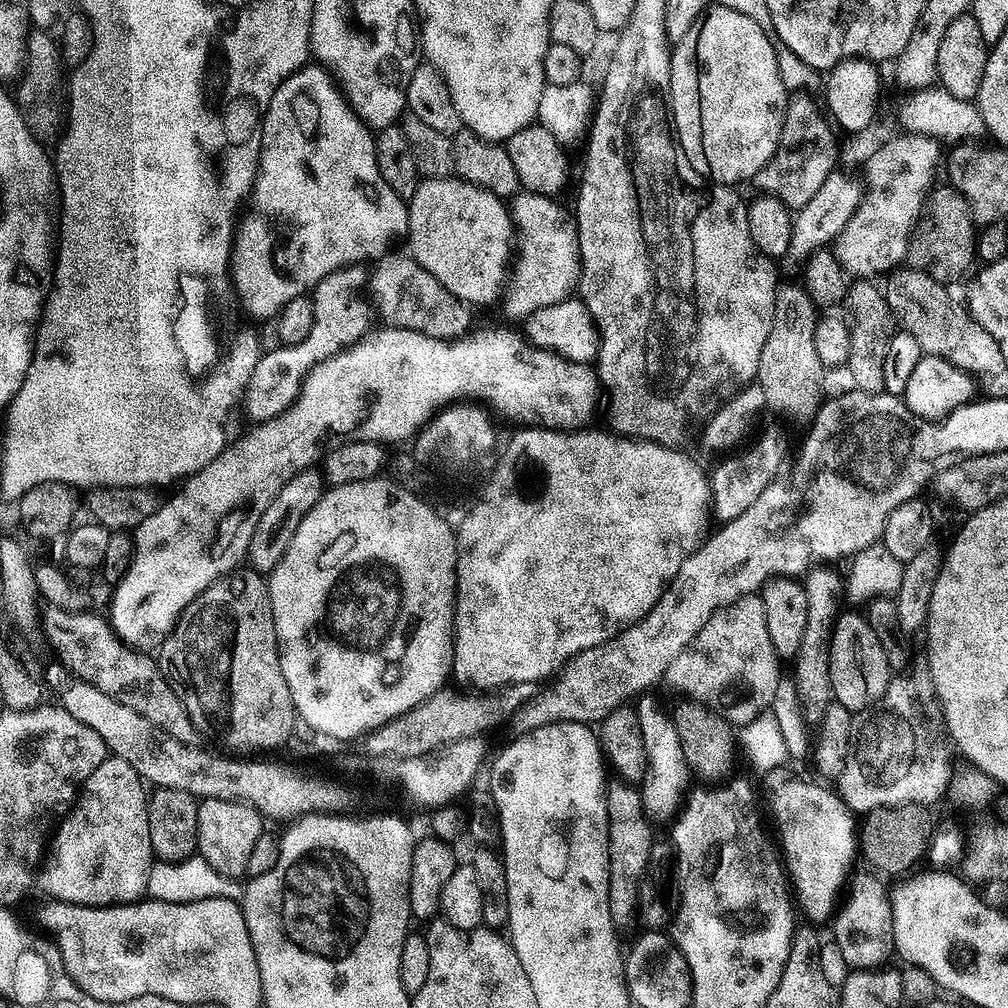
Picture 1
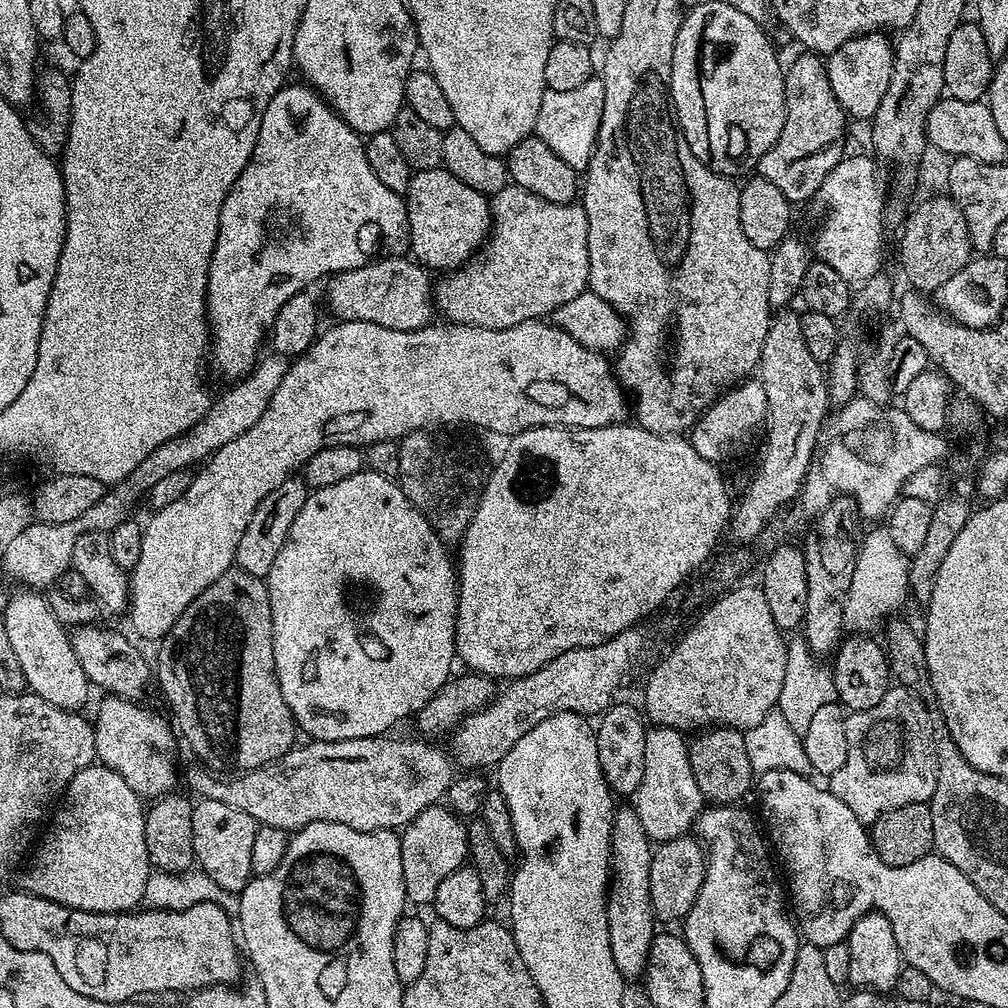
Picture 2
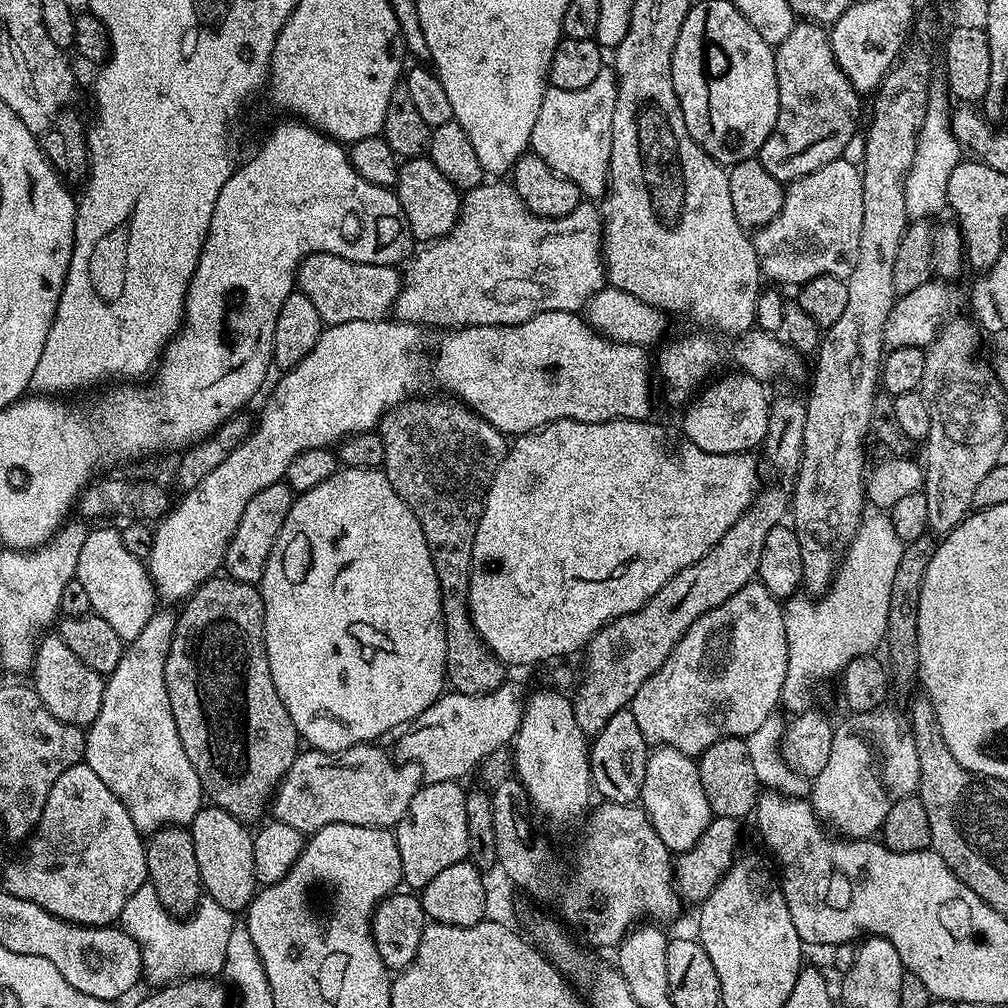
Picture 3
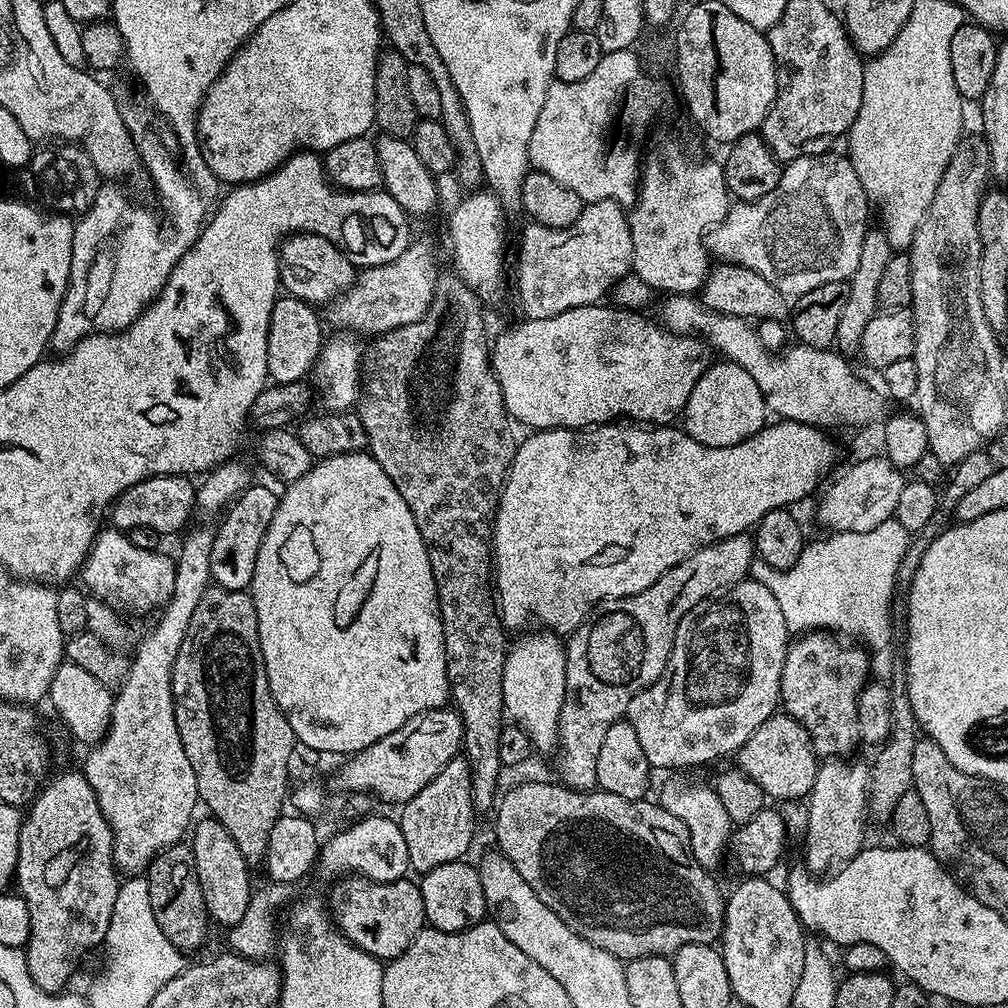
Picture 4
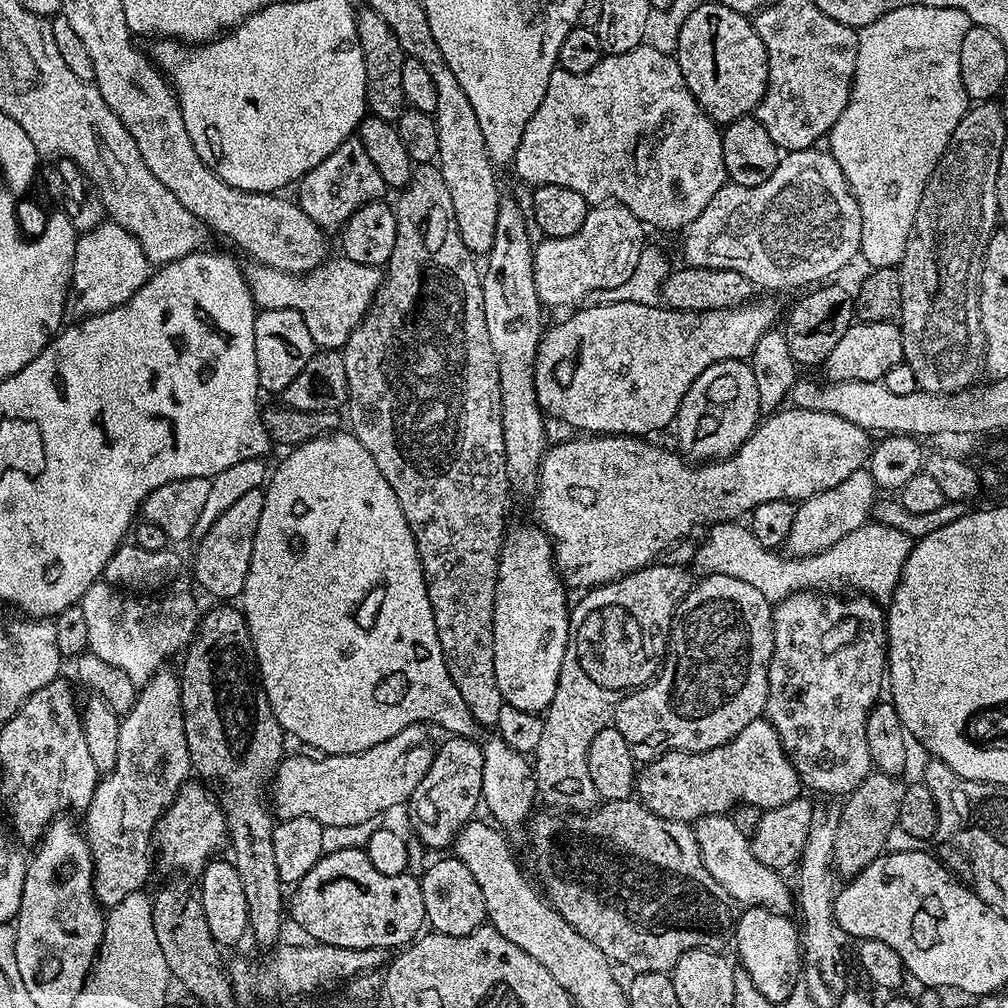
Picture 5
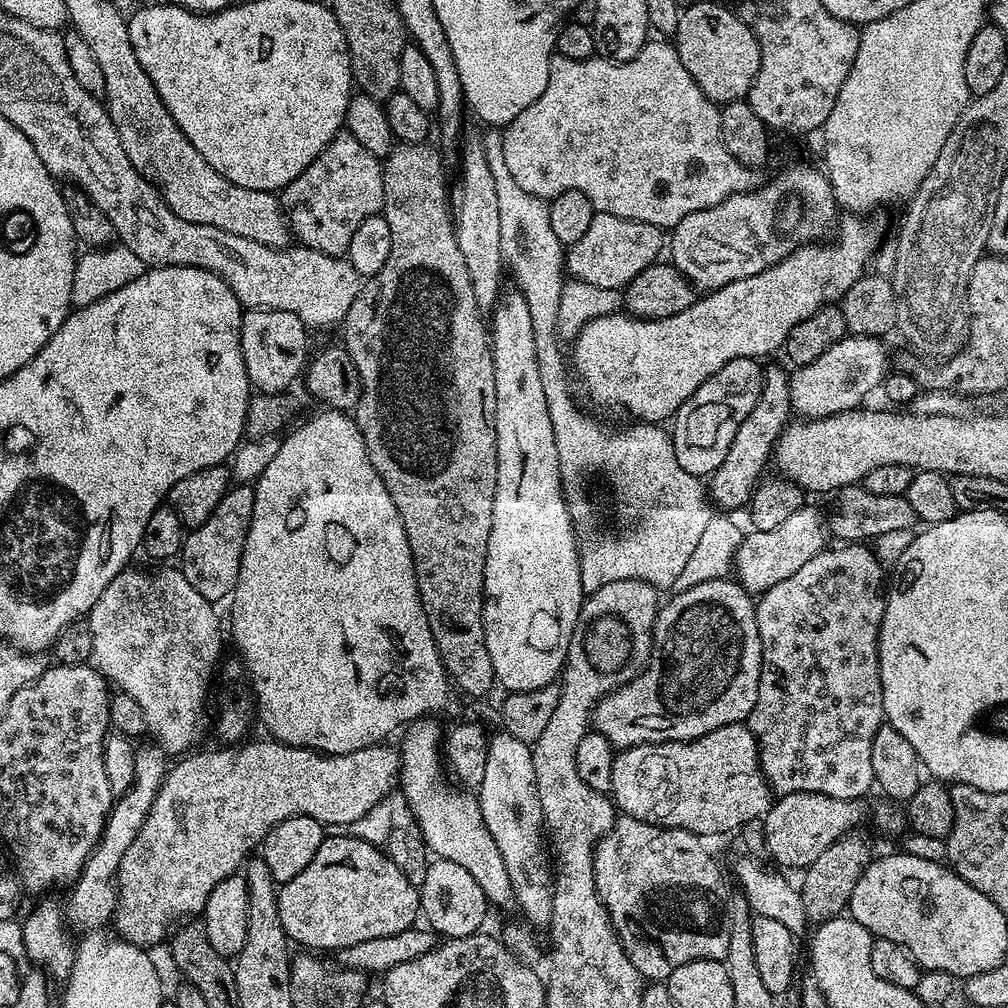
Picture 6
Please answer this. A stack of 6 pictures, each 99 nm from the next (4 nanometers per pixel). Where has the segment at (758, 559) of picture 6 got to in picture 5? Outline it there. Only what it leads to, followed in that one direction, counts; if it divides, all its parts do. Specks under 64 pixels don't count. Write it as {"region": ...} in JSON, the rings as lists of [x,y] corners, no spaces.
{"region":[[[866,470],[850,474],[846,482],[838,482],[830,490],[822,490],[822,494],[814,494],[809,500],[799,501],[794,526],[790,528],[787,551],[793,557],[813,556],[838,542],[838,538],[846,538],[850,530],[858,530],[858,526],[869,523],[873,515],[878,489],[874,478]]]}

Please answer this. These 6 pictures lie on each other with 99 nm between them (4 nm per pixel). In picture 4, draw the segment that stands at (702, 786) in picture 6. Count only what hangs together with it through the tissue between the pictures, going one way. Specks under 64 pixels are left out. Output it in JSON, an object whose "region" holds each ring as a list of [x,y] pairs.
{"region":[[[778,710],[735,753],[735,763],[746,775],[758,782],[765,797],[776,800],[796,800],[807,797],[814,786],[818,757],[812,748],[812,740],[793,716]]]}

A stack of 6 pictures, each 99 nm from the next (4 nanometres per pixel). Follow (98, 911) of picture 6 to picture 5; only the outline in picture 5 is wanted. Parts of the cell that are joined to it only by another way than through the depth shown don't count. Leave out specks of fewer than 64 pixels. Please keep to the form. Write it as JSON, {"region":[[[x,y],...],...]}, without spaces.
{"region":[[[168,666],[155,672],[136,693],[134,706],[122,717],[118,730],[118,762],[114,770],[101,775],[94,790],[94,798],[83,813],[82,828],[92,851],[92,881],[96,900],[105,909],[118,906],[126,894],[134,894],[145,887],[148,875],[154,868],[154,837],[156,825],[164,817],[164,811],[172,805],[178,790],[189,783],[192,763],[186,746],[186,730],[180,701],[180,678]]]}

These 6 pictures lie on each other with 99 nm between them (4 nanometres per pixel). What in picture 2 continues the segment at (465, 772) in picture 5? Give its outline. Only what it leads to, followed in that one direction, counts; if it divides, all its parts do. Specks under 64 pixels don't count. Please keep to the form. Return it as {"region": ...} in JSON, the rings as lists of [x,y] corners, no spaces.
{"region":[[[443,803],[431,804],[426,810],[422,810],[422,814],[418,814],[409,824],[404,825],[399,838],[402,846],[402,882],[407,903],[431,905],[435,901],[441,882],[449,874],[454,874],[454,870],[465,867],[468,860],[468,829],[465,821]]]}

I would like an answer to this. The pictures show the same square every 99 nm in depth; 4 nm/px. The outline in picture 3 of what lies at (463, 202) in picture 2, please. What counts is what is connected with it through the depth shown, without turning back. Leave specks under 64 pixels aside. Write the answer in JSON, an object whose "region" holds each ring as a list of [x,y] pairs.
{"region":[[[413,156],[401,163],[394,191],[417,241],[431,242],[447,236],[460,217],[461,189],[451,184],[446,174],[442,174],[442,170],[438,170],[438,166],[424,156]]]}

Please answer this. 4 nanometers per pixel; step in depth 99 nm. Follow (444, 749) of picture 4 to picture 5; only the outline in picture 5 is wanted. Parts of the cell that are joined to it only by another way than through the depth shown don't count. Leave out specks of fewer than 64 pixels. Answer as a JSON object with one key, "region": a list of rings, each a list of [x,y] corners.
{"region":[[[415,724],[370,750],[345,756],[285,755],[270,781],[270,804],[280,820],[309,816],[325,829],[356,828],[391,808],[407,805],[414,786],[426,778],[434,751],[427,727]]]}

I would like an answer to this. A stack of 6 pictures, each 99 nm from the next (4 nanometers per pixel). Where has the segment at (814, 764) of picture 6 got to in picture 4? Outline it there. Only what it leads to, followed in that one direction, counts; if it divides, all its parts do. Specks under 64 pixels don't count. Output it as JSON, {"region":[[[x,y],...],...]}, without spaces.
{"region":[[[824,630],[797,635],[789,643],[786,662],[782,666],[780,704],[783,711],[804,727],[812,740],[812,748],[817,757],[844,758],[849,755],[848,751],[858,744],[858,698],[860,691],[870,680],[867,655],[869,656],[869,653],[863,647],[852,642],[841,642],[835,635]]]}

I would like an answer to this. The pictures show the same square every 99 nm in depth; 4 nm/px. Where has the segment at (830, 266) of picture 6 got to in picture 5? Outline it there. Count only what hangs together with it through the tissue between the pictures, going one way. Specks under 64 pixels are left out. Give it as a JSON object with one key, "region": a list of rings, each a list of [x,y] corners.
{"region":[[[753,299],[747,304],[740,304],[737,308],[723,308],[722,310],[706,310],[705,312],[676,312],[667,306],[646,306],[635,302],[614,302],[612,305],[600,305],[595,302],[575,309],[573,316],[565,318],[561,324],[545,331],[540,337],[540,346],[536,349],[536,397],[540,403],[540,411],[545,417],[561,420],[572,428],[580,428],[584,434],[607,434],[610,436],[638,436],[651,437],[651,432],[660,432],[671,425],[676,419],[676,412],[682,406],[682,398],[686,398],[686,390],[694,386],[698,374],[706,370],[711,364],[726,362],[727,360],[747,361],[752,355],[754,346],[758,346],[758,338],[762,334],[773,331],[776,320],[776,304],[772,300]]]}

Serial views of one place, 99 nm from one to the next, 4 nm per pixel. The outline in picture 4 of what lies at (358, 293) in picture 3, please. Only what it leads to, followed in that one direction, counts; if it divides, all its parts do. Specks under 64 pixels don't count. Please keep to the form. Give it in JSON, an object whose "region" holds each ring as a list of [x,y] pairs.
{"region":[[[297,232],[287,237],[279,245],[278,259],[283,291],[313,306],[324,306],[335,300],[351,288],[358,275],[356,265],[348,261],[343,248],[313,232]]]}

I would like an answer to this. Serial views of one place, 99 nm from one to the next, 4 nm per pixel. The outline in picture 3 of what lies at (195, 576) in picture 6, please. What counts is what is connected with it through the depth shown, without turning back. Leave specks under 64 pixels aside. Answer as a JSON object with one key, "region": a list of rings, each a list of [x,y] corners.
{"region":[[[281,482],[266,486],[266,490],[258,490],[258,494],[254,494],[254,498],[246,502],[246,510],[242,510],[242,518],[238,518],[238,530],[234,530],[234,538],[230,538],[226,546],[222,565],[223,571],[233,580],[259,585],[270,550],[282,530],[282,522],[286,514],[290,514],[293,499],[292,487],[287,482]]]}

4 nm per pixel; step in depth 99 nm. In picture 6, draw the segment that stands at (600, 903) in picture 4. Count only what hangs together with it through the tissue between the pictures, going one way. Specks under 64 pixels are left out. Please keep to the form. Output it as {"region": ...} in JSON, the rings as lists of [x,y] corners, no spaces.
{"region":[[[621,815],[616,825],[596,843],[594,878],[600,901],[608,908],[612,928],[622,942],[630,962],[648,982],[664,982],[678,966],[695,960],[723,961],[730,946],[729,897],[724,897],[724,880],[703,839],[693,832],[647,824]]]}

